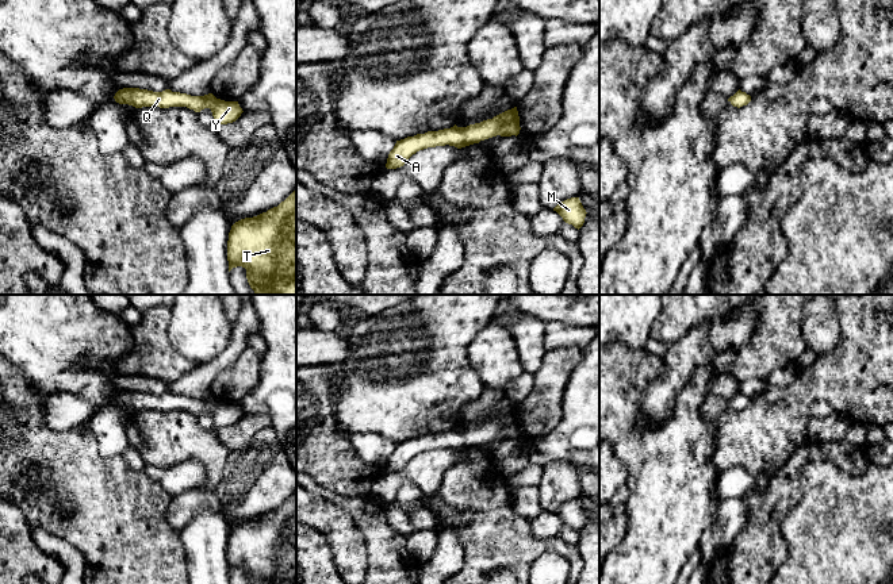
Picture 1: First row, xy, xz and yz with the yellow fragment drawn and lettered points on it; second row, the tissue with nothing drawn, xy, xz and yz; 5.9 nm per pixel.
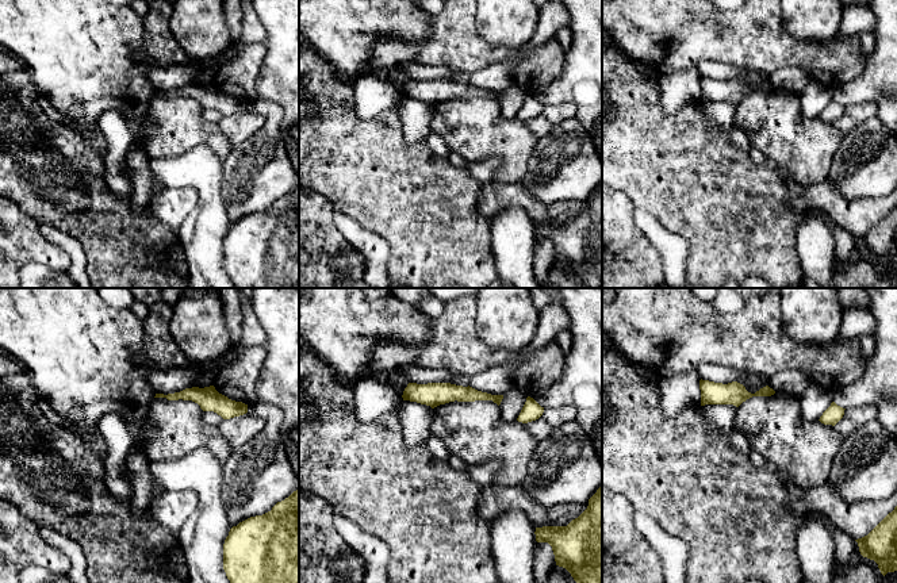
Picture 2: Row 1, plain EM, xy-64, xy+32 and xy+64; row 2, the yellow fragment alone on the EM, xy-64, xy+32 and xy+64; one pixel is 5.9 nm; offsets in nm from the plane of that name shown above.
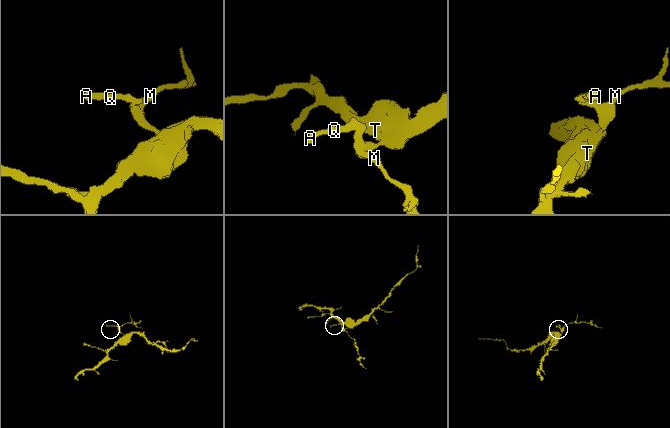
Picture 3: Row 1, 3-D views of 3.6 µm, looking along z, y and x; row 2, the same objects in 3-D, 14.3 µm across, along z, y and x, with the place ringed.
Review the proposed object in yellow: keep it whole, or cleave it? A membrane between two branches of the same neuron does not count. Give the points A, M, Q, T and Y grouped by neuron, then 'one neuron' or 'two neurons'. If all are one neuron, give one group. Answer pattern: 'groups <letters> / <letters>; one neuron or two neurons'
groups A M Q T Y; one neuron

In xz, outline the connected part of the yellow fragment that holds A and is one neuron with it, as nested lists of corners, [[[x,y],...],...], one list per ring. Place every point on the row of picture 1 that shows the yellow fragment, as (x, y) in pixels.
[[[514,107],[494,116],[493,119],[470,124],[467,127],[457,127],[455,124],[451,128],[417,134],[414,137],[396,141],[394,149],[388,154],[386,168],[400,168],[413,154],[428,147],[449,145],[461,149],[497,135],[517,137],[520,130],[520,116],[517,107]]]

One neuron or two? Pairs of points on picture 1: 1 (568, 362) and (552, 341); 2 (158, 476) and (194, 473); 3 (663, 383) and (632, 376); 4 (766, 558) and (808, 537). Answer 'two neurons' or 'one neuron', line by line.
1: two neurons
2: one neuron
3: two neurons
4: two neurons

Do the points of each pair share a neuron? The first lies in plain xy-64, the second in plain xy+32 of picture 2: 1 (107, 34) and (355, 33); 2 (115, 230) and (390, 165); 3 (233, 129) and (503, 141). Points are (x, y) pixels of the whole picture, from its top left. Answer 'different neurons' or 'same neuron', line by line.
1: same neuron
2: same neuron
3: different neurons

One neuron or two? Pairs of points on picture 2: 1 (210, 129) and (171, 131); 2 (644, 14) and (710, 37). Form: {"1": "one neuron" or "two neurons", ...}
{"1": "one neuron", "2": "two neurons"}

